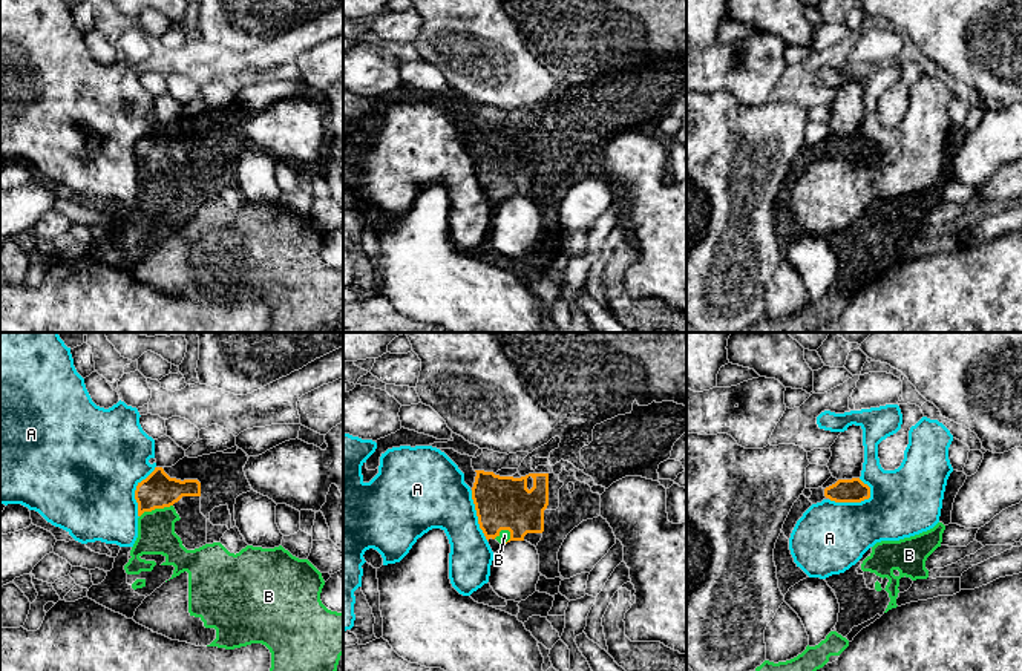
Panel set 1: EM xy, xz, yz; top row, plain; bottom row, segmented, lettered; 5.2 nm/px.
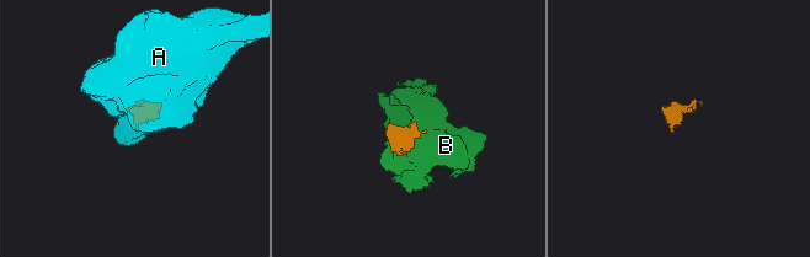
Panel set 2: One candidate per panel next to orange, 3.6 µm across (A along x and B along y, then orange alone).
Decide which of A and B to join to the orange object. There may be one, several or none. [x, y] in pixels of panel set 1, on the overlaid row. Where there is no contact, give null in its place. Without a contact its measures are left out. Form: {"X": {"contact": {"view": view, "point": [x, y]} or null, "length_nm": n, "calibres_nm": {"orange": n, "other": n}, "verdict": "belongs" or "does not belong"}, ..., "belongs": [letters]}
{"A": {"contact": {"view": "yz", "point": [854, 501]}, "length_nm": 240, "calibres_nm": {"orange": 130, "other": 380}, "verdict": "does not belong"}, "B": {"contact": {"view": "xy", "point": [155, 507]}, "length_nm": 190, "calibres_nm": {"orange": 190, "other": 190}, "verdict": "belongs"}, "belongs": ["B"]}

